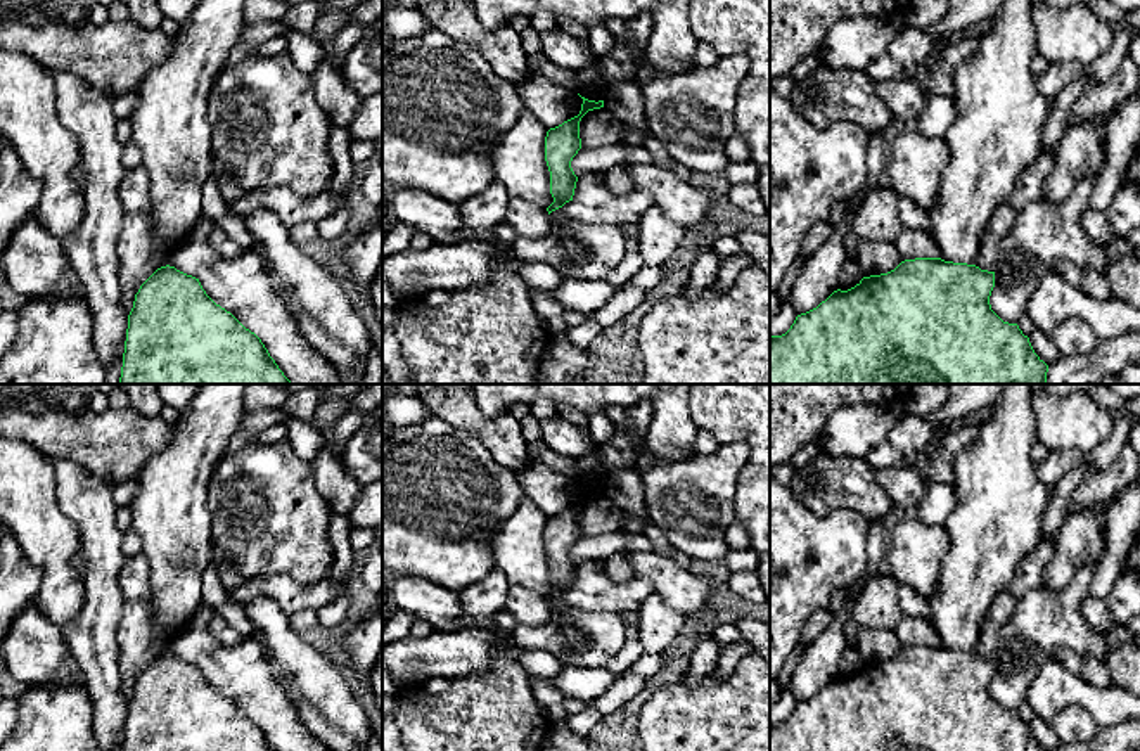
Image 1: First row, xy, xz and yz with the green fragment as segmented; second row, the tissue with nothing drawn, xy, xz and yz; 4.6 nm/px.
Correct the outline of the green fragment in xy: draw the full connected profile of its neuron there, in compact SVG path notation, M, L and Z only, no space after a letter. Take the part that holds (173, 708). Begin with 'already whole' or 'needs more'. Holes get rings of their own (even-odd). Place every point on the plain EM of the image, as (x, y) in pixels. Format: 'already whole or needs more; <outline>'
already whole; M166 652L135 682L123 751L275 751L275 748L254 720L206 682L199 666Z

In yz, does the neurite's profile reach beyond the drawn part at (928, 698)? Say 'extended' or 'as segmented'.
as segmented

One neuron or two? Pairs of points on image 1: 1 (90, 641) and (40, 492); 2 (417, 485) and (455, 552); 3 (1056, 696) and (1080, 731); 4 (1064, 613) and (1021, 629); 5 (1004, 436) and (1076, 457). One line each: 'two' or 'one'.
1: two
2: one
3: two
4: one
5: two

